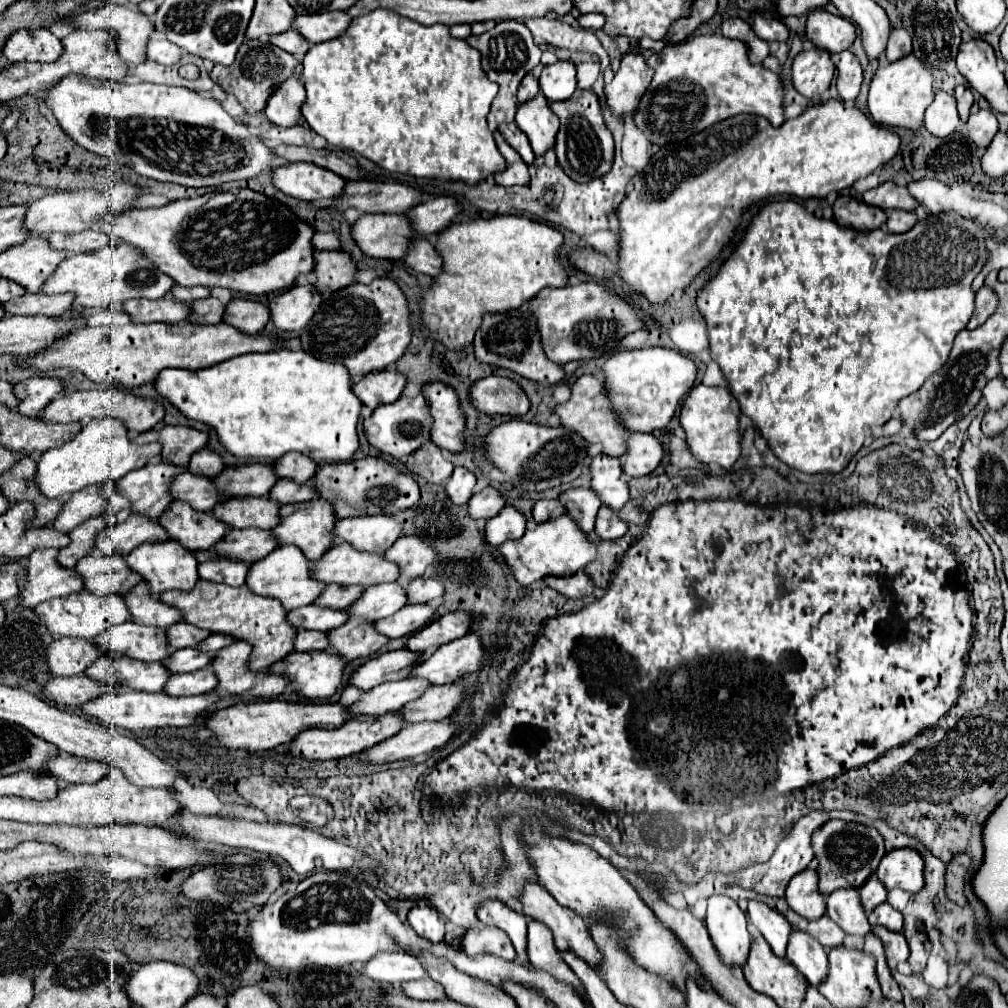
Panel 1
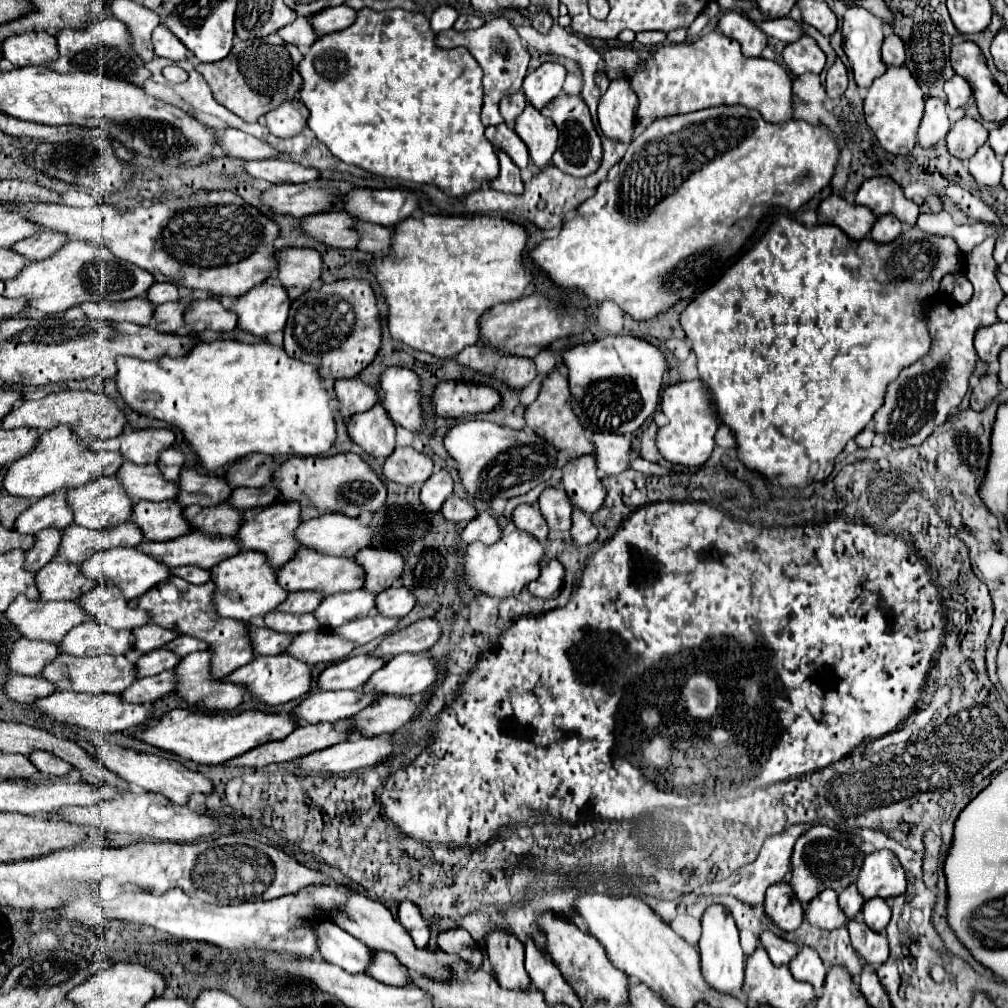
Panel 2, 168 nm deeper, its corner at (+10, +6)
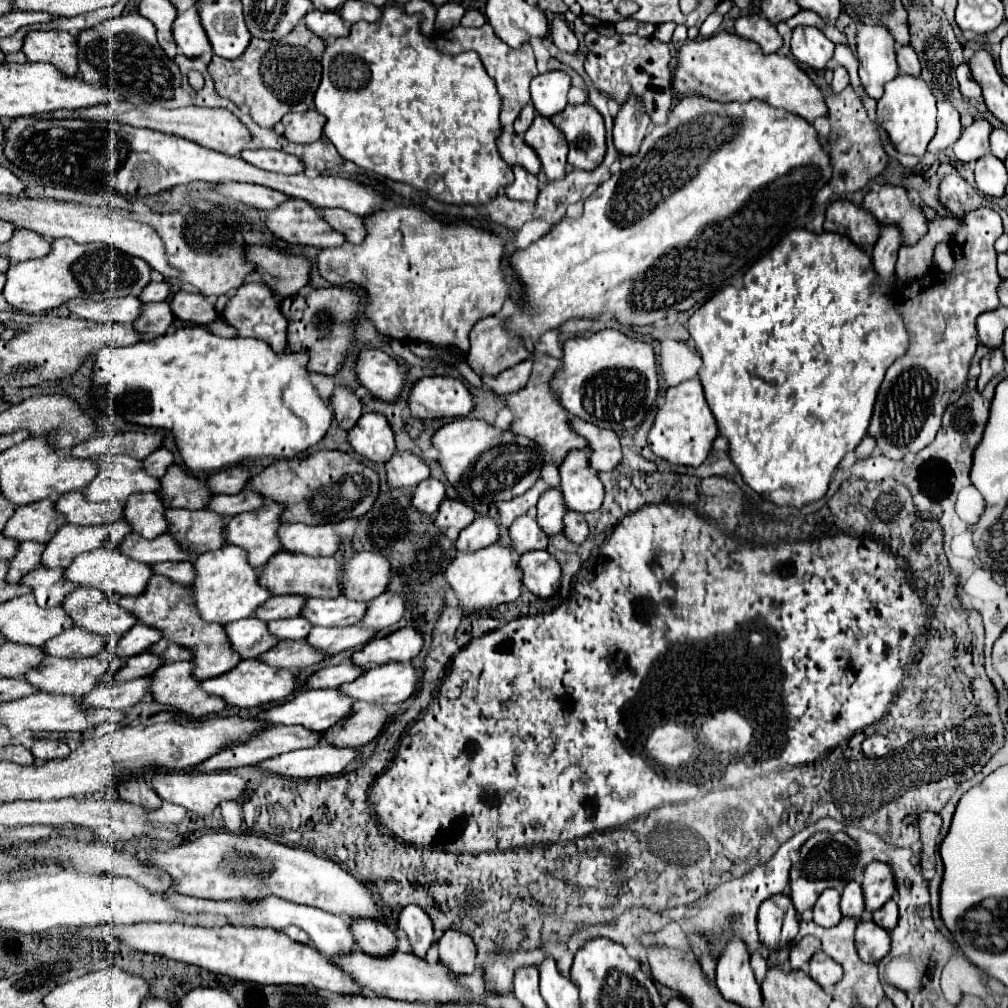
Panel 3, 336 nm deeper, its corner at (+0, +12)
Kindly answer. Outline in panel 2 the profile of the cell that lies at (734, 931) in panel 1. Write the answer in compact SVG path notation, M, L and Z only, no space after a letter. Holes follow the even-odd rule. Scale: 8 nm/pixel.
M713 904L703 914L703 936L699 942L701 948L701 970L703 978L711 988L723 994L735 994L743 986L743 970L745 970L745 954L739 946L739 930L733 922L733 916L721 906Z

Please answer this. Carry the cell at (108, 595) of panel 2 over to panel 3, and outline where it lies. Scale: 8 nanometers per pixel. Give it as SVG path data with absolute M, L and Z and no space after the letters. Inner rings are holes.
M77 588L63 600L63 610L73 618L75 626L103 636L121 636L137 618L129 610L111 602L109 596L99 588Z

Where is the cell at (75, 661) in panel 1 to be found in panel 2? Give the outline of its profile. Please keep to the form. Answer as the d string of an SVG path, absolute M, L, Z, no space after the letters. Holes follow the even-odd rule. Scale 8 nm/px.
M17 640L9 652L9 670L21 676L39 676L41 668L57 656L59 648L51 642Z

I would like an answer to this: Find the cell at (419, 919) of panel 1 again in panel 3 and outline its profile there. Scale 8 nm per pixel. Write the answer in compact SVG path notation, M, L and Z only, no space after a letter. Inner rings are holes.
M405 906L399 914L399 922L397 926L401 930L405 930L405 934L409 936L411 940L411 946L413 946L413 952L417 956L425 956L427 950L431 948L435 936L433 936L433 922L431 918L425 914L425 910L421 906Z

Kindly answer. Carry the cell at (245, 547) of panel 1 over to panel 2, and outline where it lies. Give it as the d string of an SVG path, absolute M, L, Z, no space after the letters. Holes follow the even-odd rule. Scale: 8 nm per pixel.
M189 532L179 536L177 540L167 542L147 542L137 544L141 552L153 556L157 562L165 566L197 566L211 568L221 560L235 556L239 552L239 544L235 538L217 538L207 536L203 532Z

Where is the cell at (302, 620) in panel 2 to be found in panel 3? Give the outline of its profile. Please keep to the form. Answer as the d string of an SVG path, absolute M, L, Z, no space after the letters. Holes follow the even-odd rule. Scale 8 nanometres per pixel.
M295 616L295 618L285 618L285 620L271 620L267 624L271 628L271 634L275 634L279 640L299 640L299 638L307 638L307 634L311 632L311 622L303 616Z

